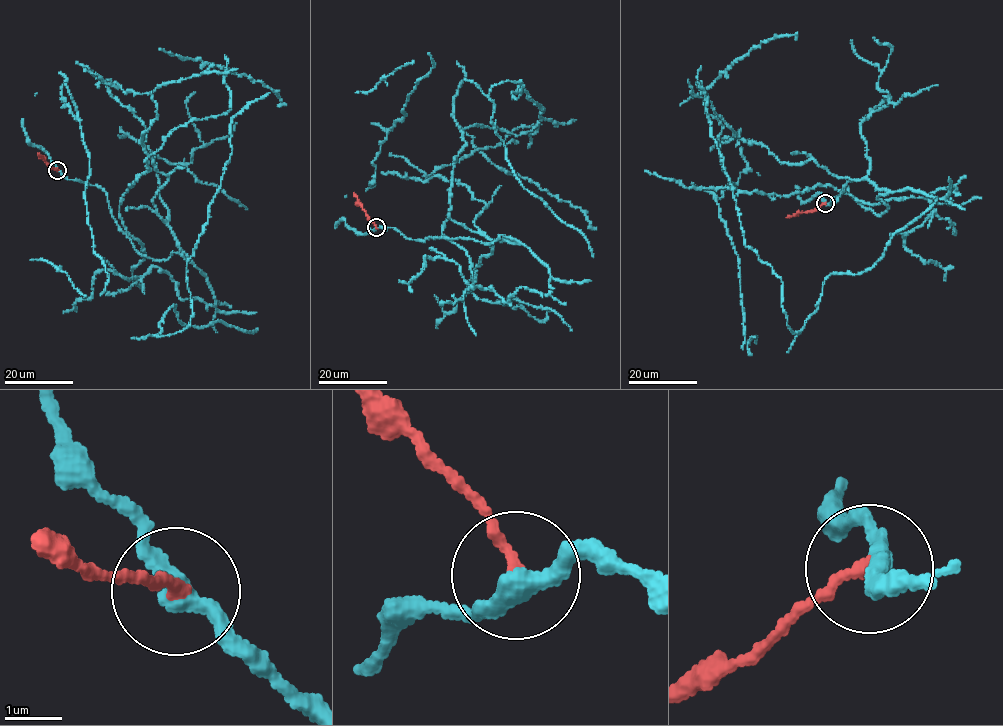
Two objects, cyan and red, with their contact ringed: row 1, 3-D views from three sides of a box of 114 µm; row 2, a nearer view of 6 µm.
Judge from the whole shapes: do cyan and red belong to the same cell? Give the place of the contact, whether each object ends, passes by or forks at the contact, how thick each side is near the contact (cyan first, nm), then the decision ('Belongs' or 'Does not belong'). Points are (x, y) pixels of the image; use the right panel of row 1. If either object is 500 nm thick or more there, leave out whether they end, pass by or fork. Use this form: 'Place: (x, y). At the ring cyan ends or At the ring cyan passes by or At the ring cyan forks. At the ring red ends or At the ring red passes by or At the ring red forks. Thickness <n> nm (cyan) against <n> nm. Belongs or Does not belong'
Place: (825, 203). At the ring cyan passes by. At the ring red ends. Thickness 340 nm (cyan) against 200 nm. Does not belong

